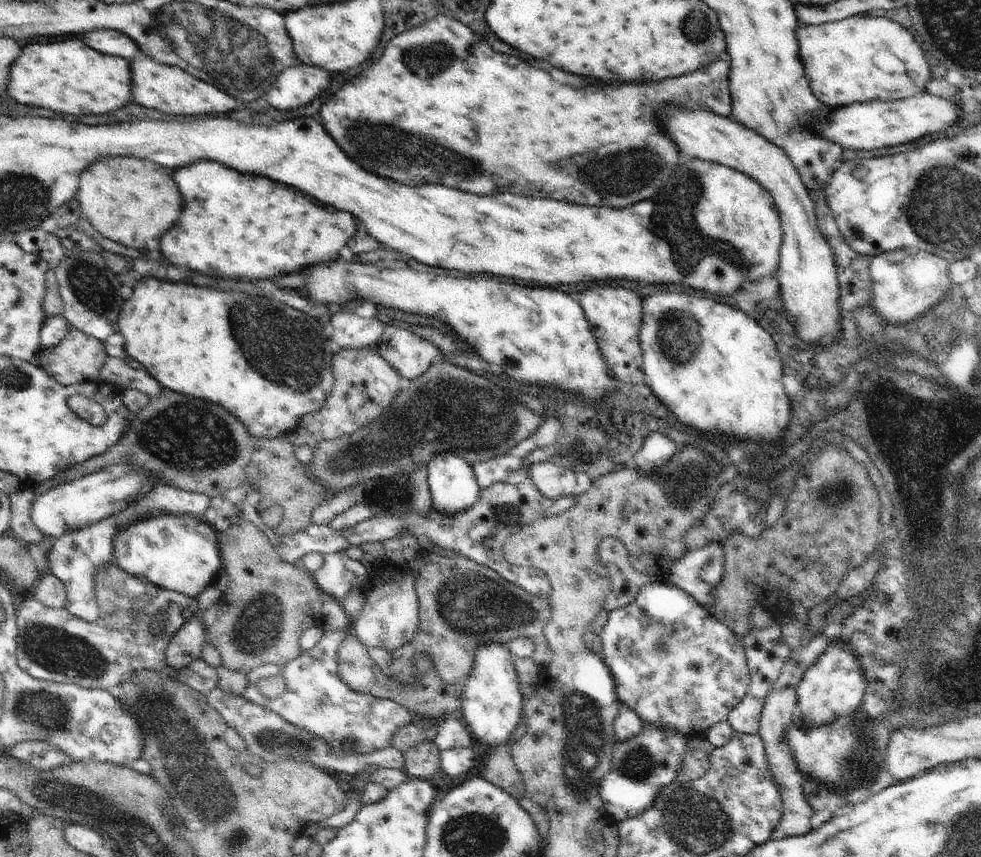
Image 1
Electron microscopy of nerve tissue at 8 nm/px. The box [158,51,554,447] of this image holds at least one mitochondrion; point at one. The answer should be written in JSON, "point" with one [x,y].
{"point":[278,347]}

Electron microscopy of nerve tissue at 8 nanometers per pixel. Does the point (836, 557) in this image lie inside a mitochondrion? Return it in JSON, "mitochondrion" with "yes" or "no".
{"mitochondrion":"no"}

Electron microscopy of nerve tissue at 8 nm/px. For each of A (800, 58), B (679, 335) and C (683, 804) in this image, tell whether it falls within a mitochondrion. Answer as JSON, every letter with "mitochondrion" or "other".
{"A":"other","B":"mitochondrion","C":"mitochondrion"}

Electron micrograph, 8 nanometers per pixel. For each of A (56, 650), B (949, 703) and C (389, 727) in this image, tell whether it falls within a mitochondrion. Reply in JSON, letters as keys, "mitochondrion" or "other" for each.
{"A":"mitochondrion","B":"mitochondrion","C":"other"}

